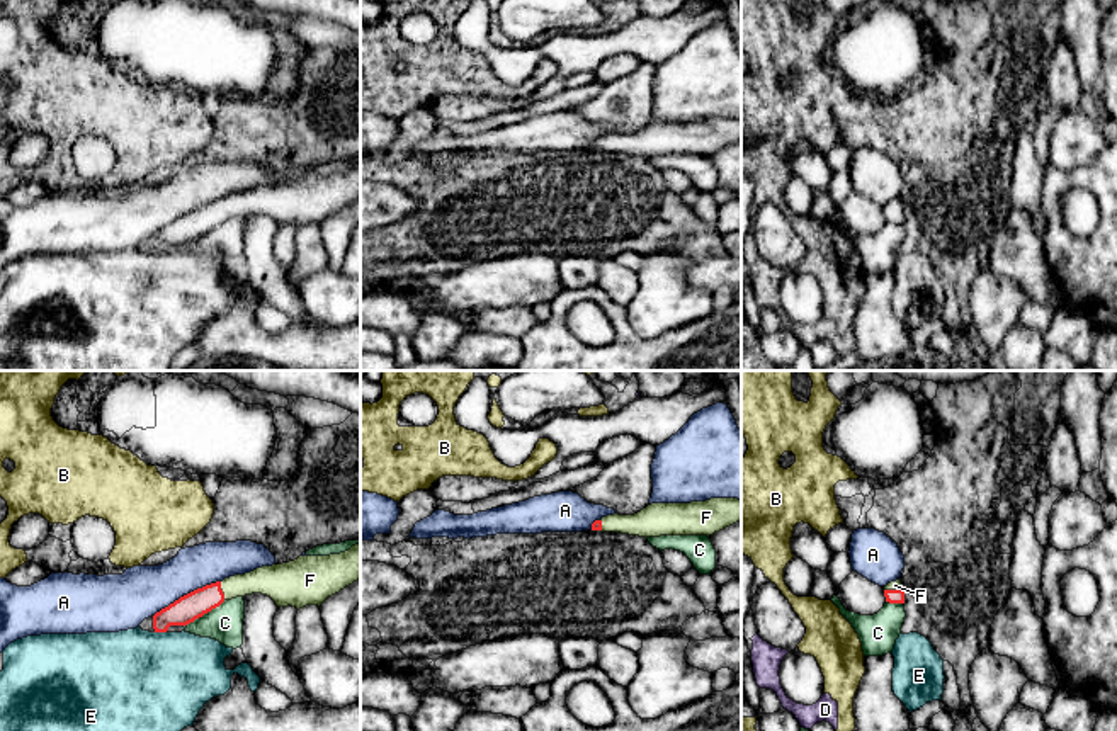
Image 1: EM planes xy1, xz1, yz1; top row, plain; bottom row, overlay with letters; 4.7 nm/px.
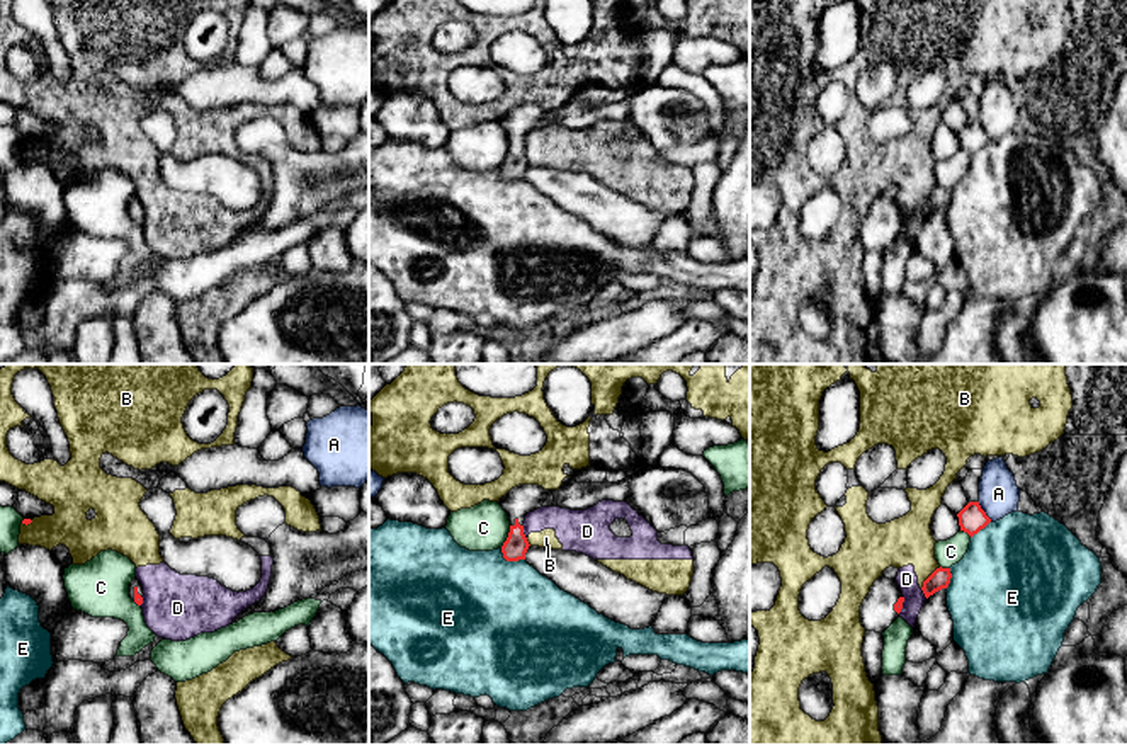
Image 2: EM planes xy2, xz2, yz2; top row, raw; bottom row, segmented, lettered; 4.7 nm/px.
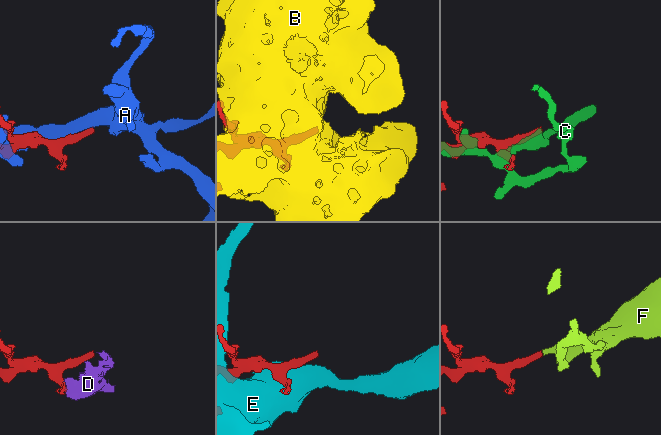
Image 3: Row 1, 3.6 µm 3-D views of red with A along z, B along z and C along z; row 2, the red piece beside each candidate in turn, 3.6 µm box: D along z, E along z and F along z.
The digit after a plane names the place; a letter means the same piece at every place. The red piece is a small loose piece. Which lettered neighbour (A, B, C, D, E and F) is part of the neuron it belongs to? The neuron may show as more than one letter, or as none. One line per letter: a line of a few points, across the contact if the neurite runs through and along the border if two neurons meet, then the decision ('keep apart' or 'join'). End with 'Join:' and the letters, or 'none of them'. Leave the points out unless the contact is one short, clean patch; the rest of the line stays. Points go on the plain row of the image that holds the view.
A: keep apart
B: keep apart
C: keep apart
D: xz2 (522, 145), (526, 157) | keep apart
E: keep apart
F: xy1 (192, 225), (221, 209), (259, 199), (272, 199) | join
Join: F

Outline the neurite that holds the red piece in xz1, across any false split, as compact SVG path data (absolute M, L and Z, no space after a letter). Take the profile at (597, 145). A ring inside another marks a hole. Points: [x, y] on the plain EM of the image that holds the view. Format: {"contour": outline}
{"contour": "M711 117L690 122L651 122L634 134L607 134L592 150L639 156L712 155L741 139L741 119Z"}

